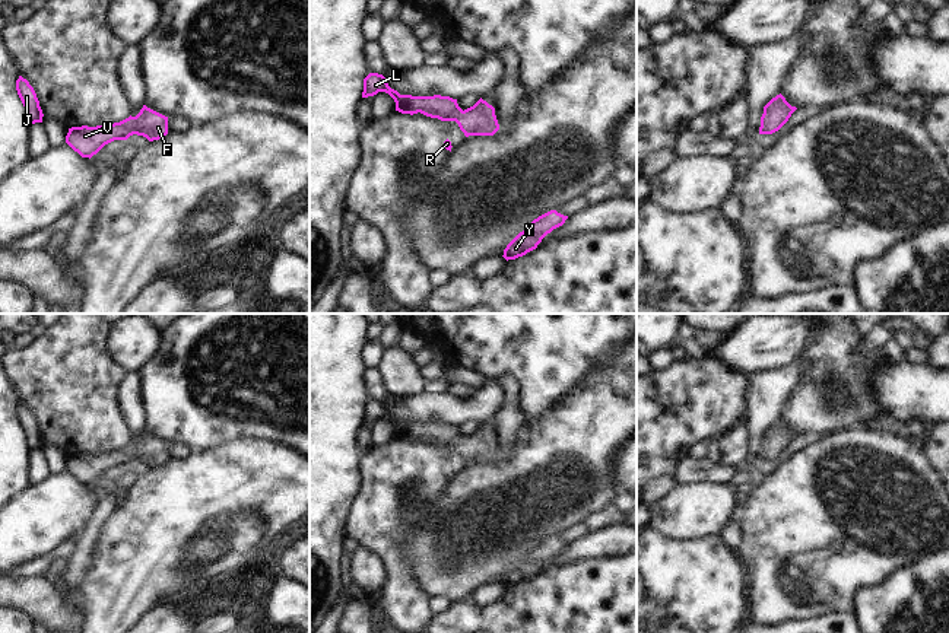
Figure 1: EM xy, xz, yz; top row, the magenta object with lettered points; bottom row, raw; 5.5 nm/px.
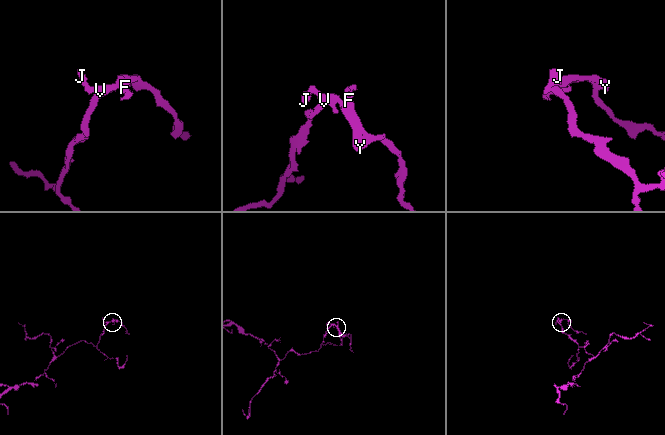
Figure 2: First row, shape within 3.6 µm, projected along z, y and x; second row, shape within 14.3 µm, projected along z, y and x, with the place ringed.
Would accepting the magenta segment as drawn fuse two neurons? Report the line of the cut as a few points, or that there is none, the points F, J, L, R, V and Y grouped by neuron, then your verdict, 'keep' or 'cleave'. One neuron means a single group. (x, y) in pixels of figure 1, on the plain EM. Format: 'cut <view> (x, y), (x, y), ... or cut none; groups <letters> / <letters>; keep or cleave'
cut none; groups F J L R V Y; keep

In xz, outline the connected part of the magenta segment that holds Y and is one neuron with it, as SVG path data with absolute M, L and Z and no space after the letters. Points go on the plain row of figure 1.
M550 537L534 545L529 554L520 559L504 576L504 585L515 586L537 575L542 566L553 556L562 553L568 543Z

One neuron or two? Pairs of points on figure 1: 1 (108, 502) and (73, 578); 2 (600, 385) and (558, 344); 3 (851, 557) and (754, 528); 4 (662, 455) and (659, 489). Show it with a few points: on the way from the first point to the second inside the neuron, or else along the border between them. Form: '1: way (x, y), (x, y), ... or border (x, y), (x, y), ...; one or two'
1: way (97, 521), (85, 543), (85, 553), (81, 559); one
2: border (612, 349), (564, 397); two
3: way (827, 534), (822, 530), (778, 528); one
4: border (672, 474), (659, 474), (651, 480); two

